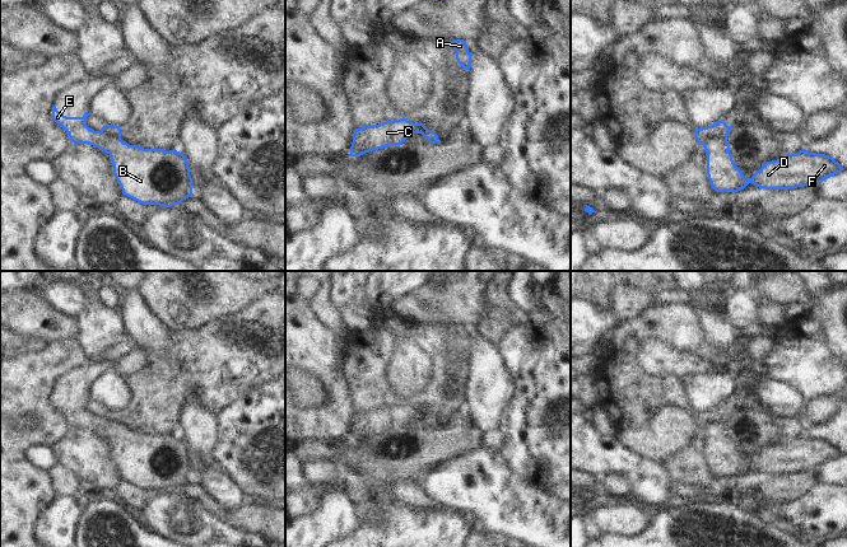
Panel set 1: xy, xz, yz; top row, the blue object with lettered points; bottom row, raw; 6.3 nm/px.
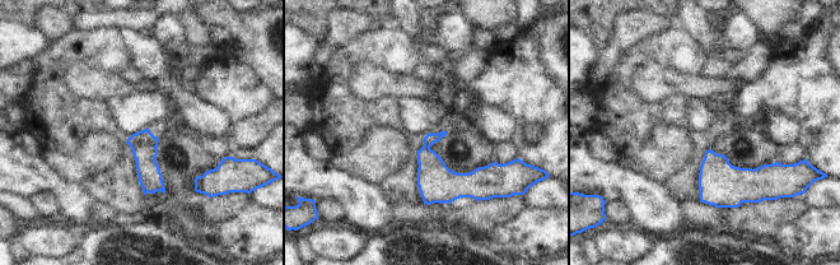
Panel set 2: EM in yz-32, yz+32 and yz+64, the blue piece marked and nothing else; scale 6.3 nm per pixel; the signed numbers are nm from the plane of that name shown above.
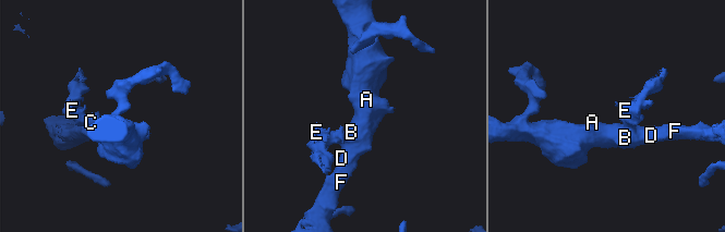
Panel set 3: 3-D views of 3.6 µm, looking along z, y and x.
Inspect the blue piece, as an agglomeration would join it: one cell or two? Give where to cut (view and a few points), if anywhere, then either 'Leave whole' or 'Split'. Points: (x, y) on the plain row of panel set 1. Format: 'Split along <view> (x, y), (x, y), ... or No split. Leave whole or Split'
No split. Leave whole.

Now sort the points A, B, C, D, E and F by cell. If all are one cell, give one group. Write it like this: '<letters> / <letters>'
A B C D E F

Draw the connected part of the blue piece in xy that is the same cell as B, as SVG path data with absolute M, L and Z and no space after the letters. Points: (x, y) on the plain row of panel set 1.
M52 392L52 405L59 408L68 419L71 427L89 429L111 441L113 459L122 474L122 478L143 490L159 490L171 492L180 490L183 485L194 482L192 463L190 460L189 447L185 440L176 434L144 434L138 430L129 430L121 425L120 411L106 410L101 416L90 415L87 411L87 402L66 402Z

